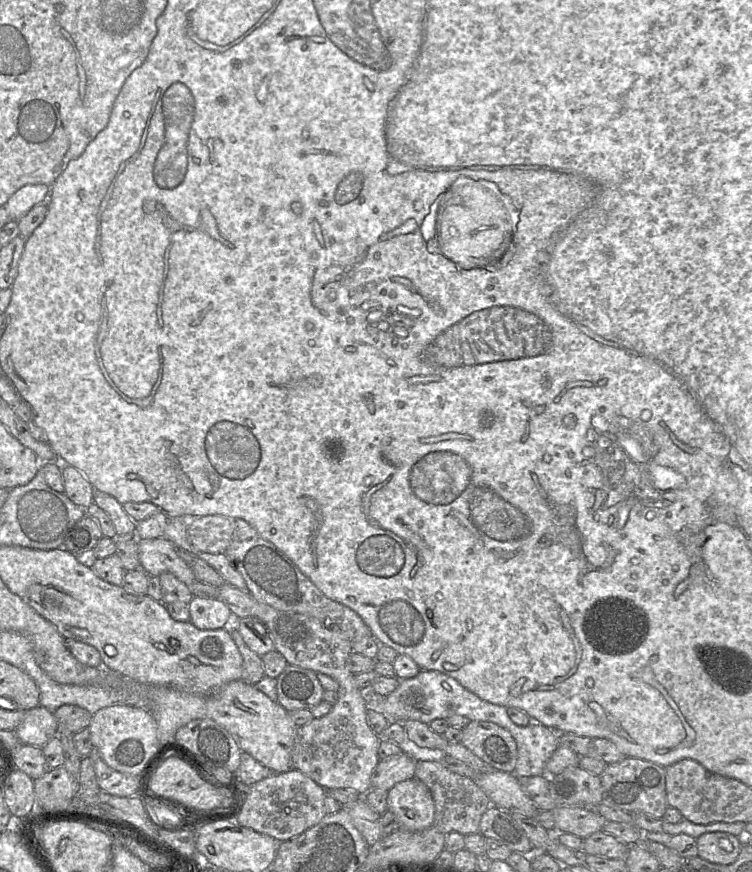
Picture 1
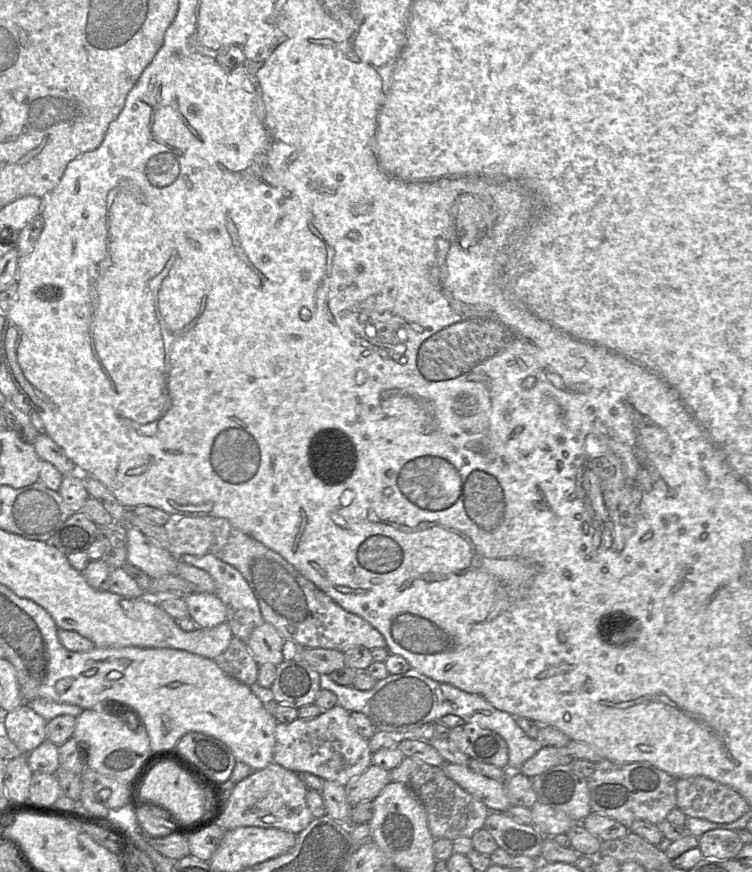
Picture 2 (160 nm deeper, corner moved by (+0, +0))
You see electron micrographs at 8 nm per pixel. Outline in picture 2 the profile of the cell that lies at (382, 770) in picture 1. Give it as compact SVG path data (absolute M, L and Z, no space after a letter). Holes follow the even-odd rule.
M371 764L364 772L352 777L344 788L347 799L353 806L362 801L373 801L390 782L390 771Z

